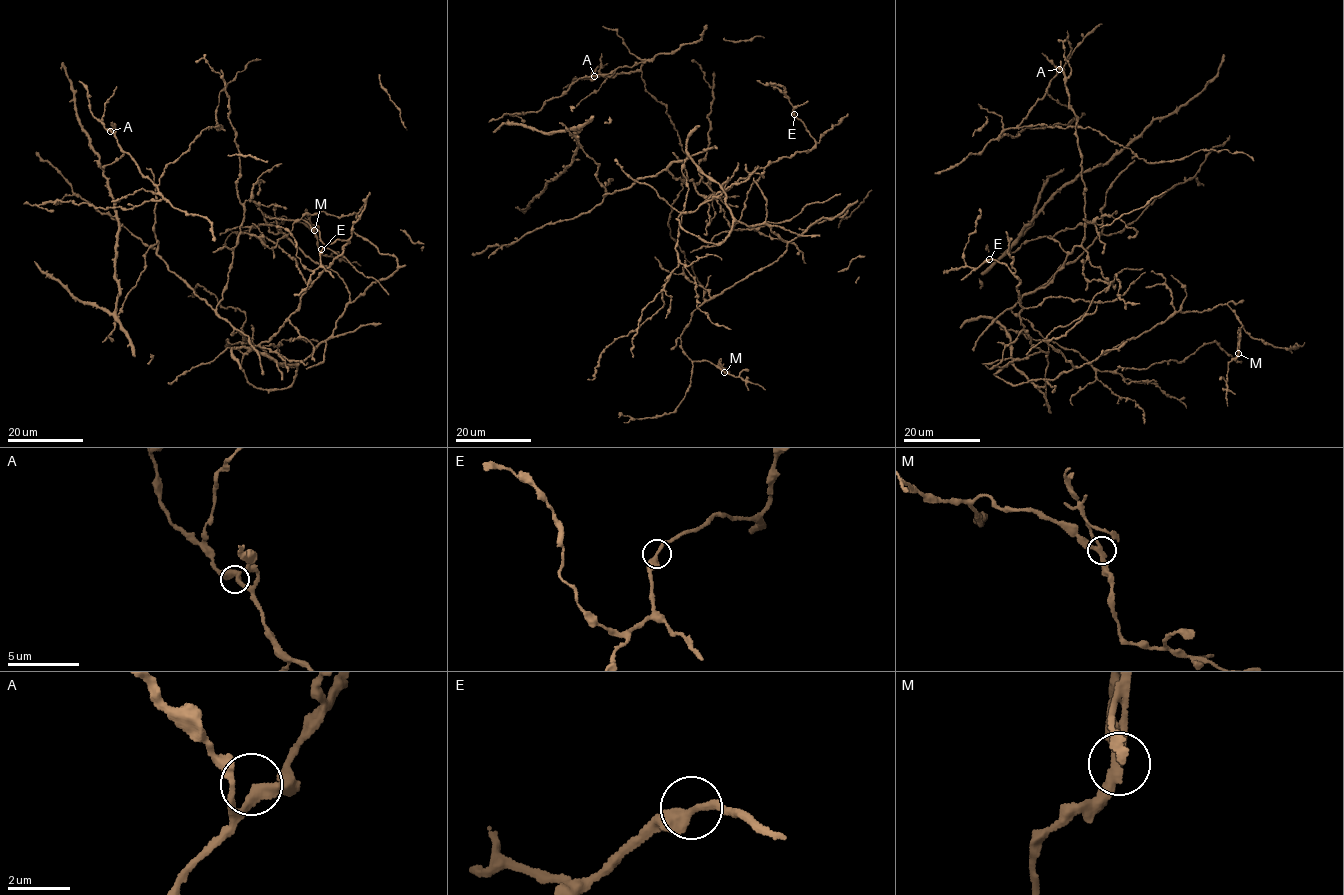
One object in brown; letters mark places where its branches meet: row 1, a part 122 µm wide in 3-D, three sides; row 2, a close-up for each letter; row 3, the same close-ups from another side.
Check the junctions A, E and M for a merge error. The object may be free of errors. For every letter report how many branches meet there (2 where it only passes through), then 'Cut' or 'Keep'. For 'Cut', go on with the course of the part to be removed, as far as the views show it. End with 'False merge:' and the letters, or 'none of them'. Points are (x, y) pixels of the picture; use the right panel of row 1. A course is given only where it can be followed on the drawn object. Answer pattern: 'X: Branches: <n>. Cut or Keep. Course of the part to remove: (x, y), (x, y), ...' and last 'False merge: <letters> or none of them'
A: Branches: 2. Keep
E: Branches: 2. Keep
M: Branches: 2. Cut. Course of the part to remove: (1239, 353), (1238, 327)
False merge: M

